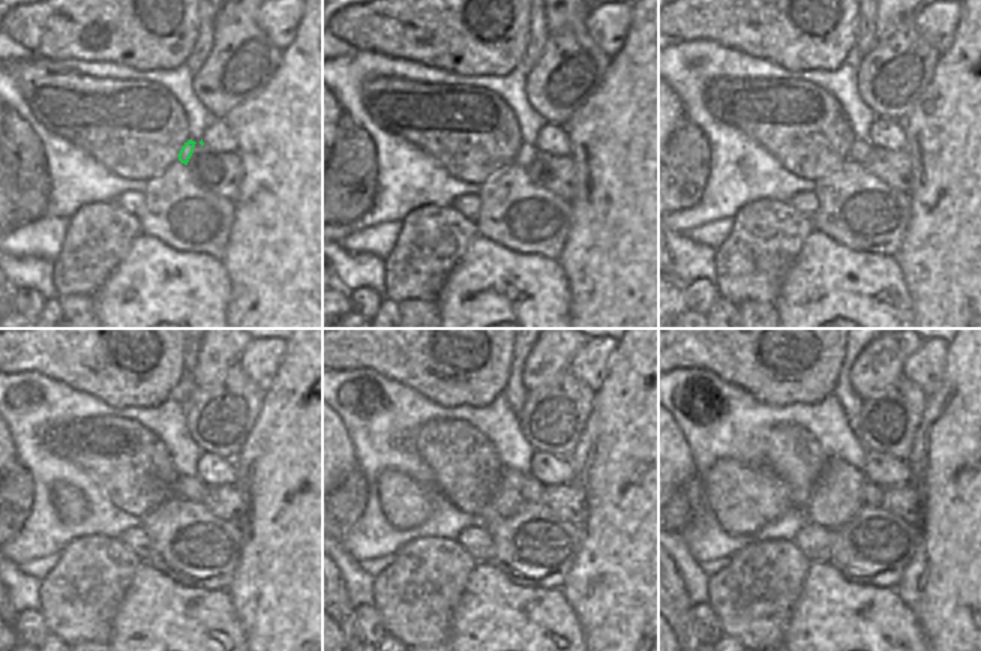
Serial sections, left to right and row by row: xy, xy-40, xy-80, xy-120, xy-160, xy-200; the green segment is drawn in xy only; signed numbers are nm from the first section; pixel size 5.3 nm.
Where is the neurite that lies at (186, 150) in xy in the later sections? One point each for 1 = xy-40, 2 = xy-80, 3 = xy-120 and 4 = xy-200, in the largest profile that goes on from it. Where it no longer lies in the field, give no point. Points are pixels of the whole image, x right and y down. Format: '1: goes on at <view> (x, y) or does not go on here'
1: goes on at xy-40 (525, 155)
2: goes on at xy-80 (860, 150)
3: goes on at xy-120 (186, 488)
4: goes on at xy-200 (872, 495)

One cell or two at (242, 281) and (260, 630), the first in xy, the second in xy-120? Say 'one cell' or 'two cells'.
one cell

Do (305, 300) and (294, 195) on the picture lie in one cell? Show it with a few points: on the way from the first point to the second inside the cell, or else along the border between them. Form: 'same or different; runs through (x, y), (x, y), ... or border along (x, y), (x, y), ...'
same; runs through (305, 275), (305, 221)

